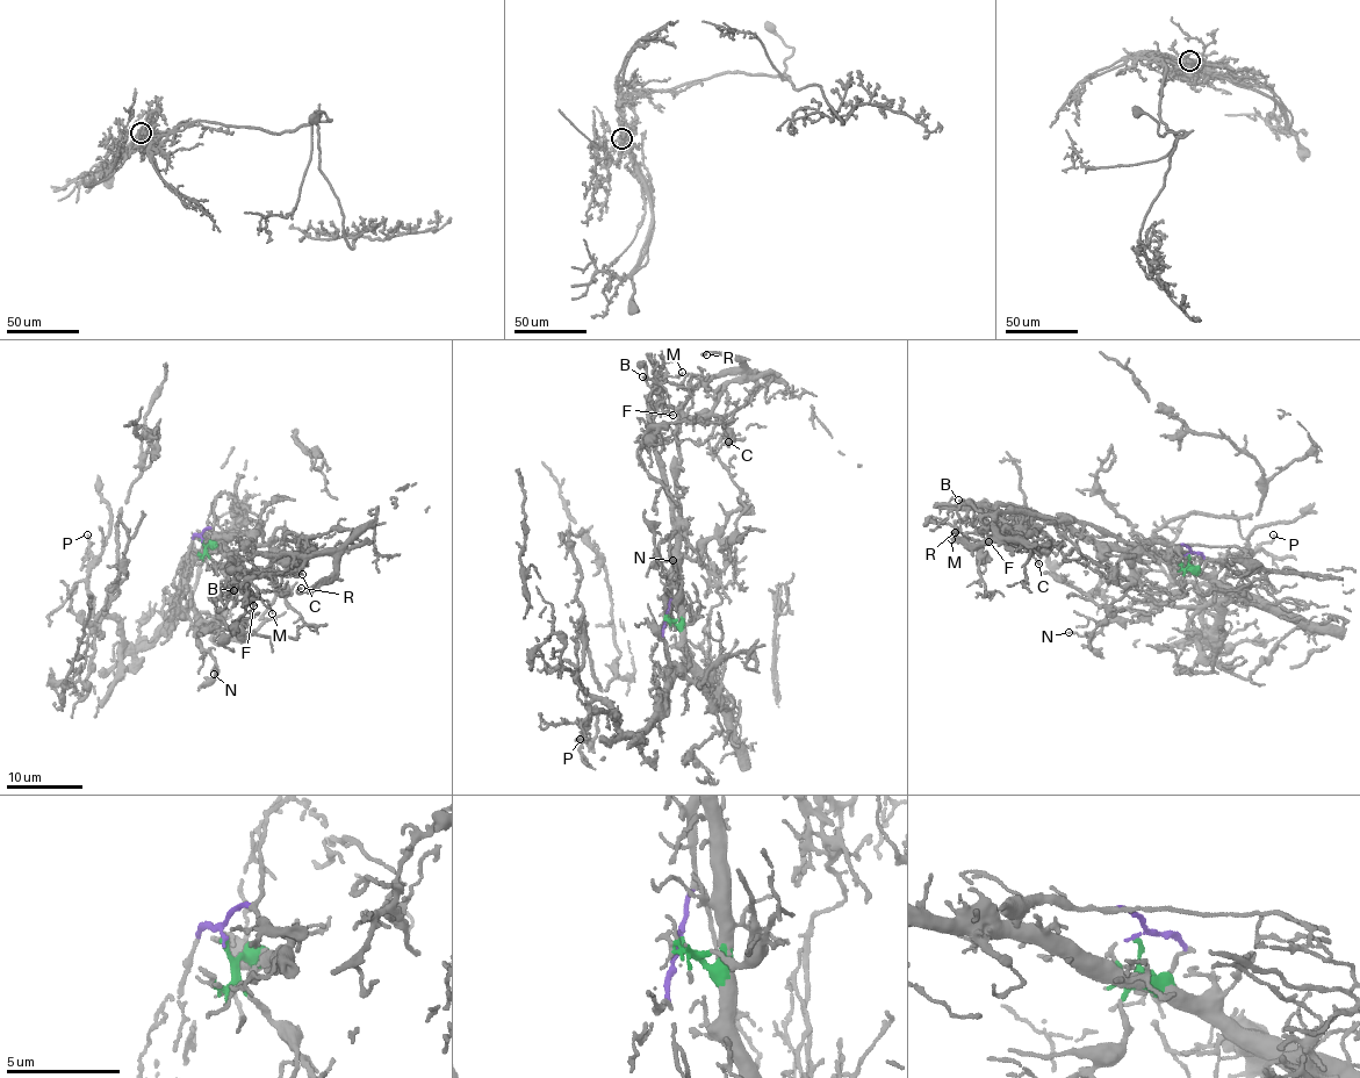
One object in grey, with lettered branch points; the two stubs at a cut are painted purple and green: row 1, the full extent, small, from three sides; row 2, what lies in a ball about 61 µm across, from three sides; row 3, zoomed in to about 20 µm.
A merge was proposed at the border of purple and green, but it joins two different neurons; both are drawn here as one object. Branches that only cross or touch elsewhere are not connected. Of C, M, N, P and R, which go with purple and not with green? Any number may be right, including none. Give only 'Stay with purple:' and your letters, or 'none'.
Stay with purple: C, M, R

